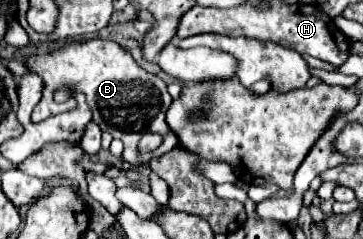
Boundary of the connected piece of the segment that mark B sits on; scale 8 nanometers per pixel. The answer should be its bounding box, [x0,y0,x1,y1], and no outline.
[24,39,176,163]

